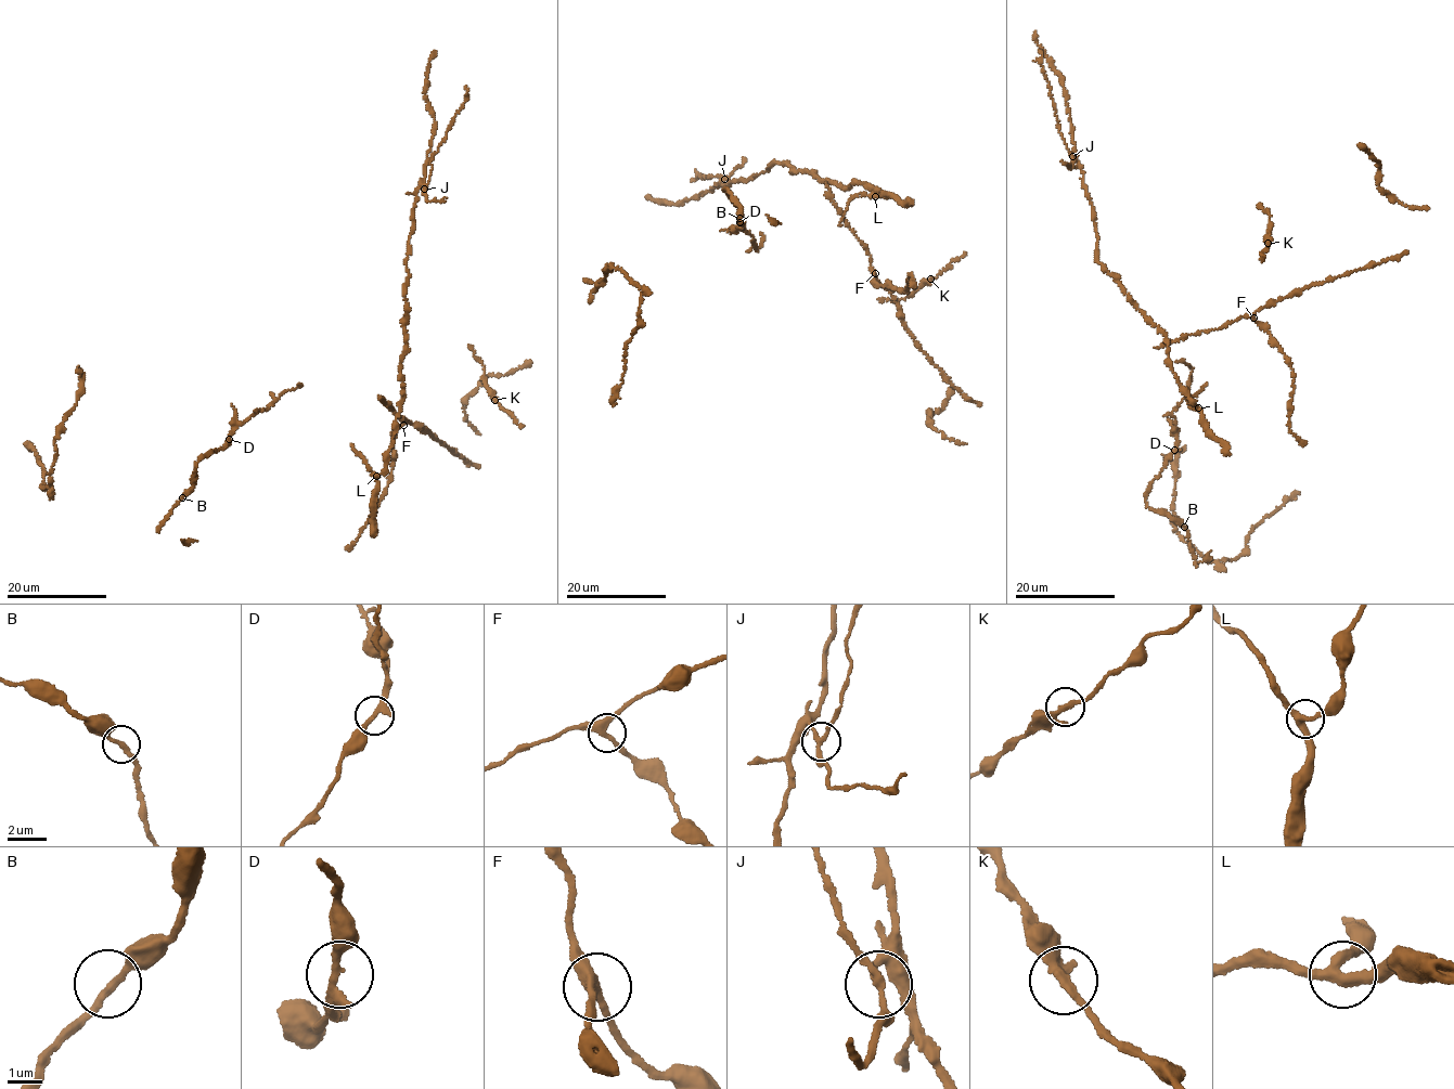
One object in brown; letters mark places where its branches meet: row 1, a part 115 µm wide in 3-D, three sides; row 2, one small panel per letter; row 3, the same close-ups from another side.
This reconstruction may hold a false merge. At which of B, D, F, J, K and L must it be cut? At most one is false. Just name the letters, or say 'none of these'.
J

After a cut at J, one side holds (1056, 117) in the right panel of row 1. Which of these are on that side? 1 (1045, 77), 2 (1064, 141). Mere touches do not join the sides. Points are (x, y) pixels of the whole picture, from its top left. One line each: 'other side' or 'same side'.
1: same side
2: same side

